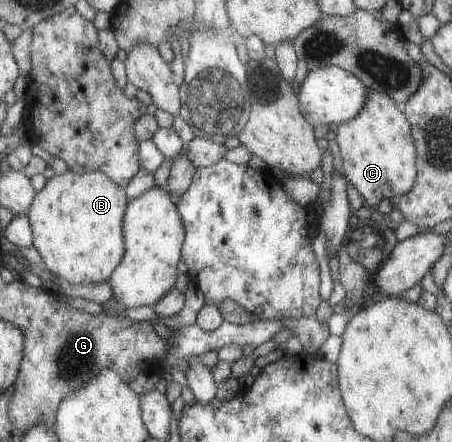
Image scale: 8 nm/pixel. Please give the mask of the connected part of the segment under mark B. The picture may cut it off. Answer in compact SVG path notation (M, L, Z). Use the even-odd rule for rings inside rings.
M67 170L55 175L39 190L27 212L32 228L32 245L39 252L43 264L60 279L75 285L97 284L110 278L125 254L122 224L127 196L122 186L115 184L104 171L85 174Z

